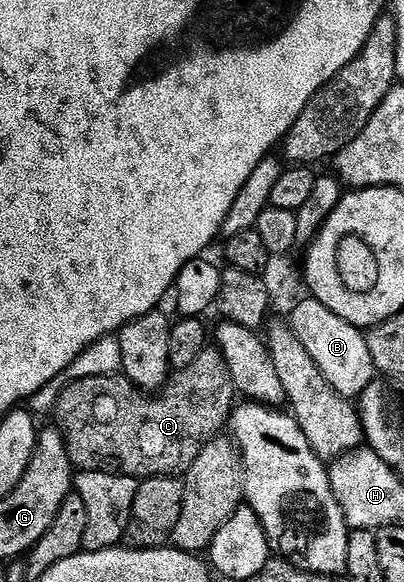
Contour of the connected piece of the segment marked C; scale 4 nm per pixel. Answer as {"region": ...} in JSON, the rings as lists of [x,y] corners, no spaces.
{"region":[[[207,347],[195,363],[176,370],[156,395],[138,389],[124,375],[70,381],[59,395],[55,418],[65,437],[67,455],[74,470],[103,469],[107,473],[122,473],[125,477],[138,479],[168,477],[188,471],[191,463],[199,459],[199,451],[220,434],[217,433],[220,429],[226,428],[227,418],[235,405],[233,397],[233,381],[223,355],[215,347]]]}

